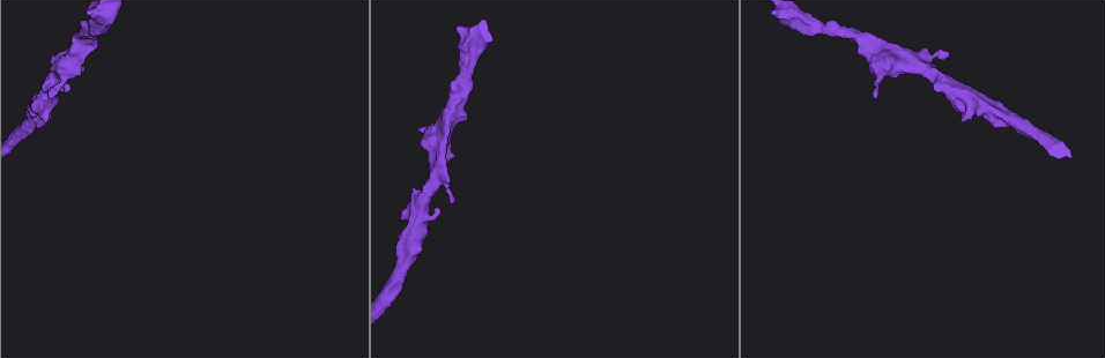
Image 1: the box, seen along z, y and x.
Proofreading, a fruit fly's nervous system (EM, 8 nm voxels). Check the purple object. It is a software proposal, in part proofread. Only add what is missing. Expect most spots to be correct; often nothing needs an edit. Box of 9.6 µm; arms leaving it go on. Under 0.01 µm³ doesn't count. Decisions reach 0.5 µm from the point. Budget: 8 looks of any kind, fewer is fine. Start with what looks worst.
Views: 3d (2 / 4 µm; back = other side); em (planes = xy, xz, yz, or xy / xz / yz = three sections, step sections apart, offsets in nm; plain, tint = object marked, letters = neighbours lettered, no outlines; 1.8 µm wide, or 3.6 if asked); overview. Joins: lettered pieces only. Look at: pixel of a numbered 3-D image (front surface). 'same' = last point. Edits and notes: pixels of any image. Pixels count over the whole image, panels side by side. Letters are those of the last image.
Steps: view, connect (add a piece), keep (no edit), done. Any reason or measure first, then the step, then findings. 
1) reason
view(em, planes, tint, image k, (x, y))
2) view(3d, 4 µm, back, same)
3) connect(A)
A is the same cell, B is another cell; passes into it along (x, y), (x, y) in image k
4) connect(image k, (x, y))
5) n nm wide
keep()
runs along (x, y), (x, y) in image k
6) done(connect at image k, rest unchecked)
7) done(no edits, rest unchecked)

branch stops here
view(em, xy, step 4, letters, image 1, (45, 120))

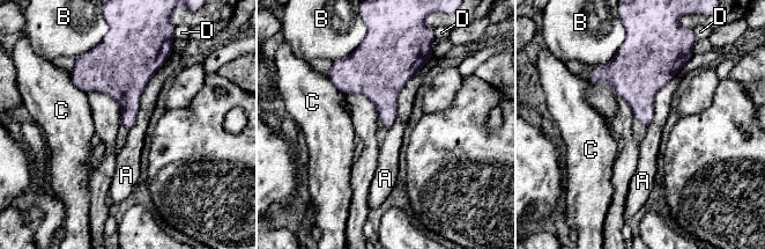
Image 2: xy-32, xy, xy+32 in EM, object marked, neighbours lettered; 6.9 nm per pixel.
another direction
view(em, planes, letters, same)

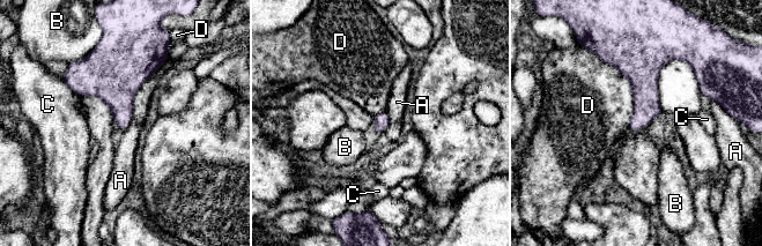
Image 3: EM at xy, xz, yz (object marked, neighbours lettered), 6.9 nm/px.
keep()
A, B, C and D are other cells; border along (168, 57), (135, 94), (123, 131) in image 3; no lettered piece goes on from it

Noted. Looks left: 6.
an open end
view(3d, 4 µm, image 1, (452, 202))

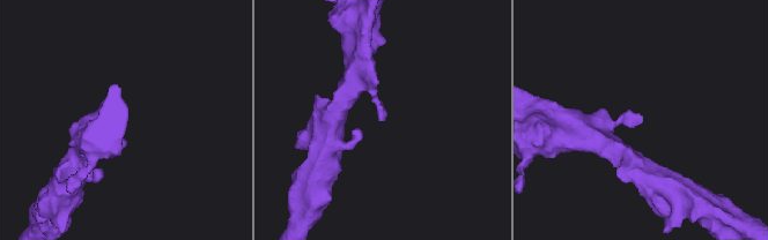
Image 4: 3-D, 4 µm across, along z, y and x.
need the tissue
view(em, planes, letters, image 4, (383, 118))

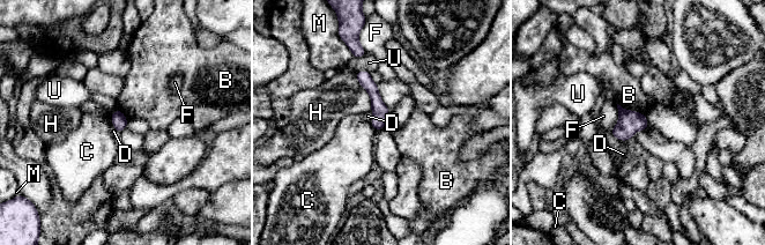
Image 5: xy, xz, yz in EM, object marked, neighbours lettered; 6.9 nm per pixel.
keep()
B, C, D, F, H, M and U are other cells; border along (617, 103), (624, 109), (644, 114) in image 5; no lettered piece goes on from it

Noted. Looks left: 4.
an open end
view(3d, 4 µm, image 1, (875, 97))

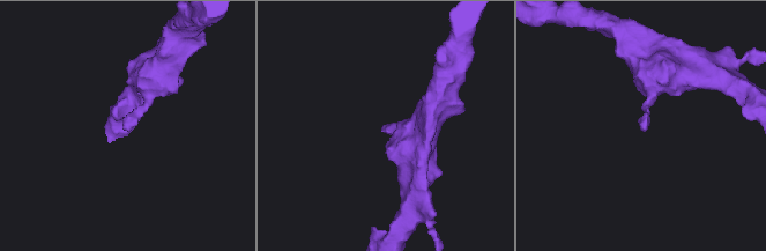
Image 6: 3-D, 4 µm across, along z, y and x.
shape alone is not enough
view(em, xz, step 8, letters, image 6, (386, 127))

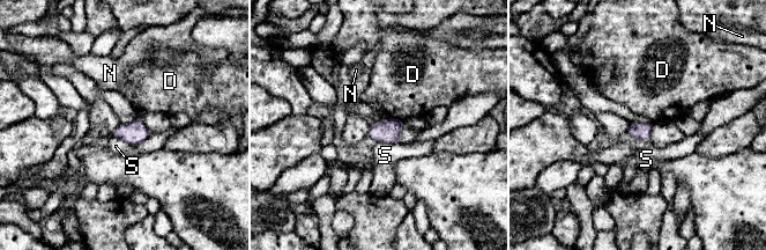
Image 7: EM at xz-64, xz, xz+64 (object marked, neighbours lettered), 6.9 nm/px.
keep()
D, N and S are other cells; border along (388, 117), (403, 120) in image 7; no lettered piece goes on from it

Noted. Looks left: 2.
done(no edits, rest unchecked)

